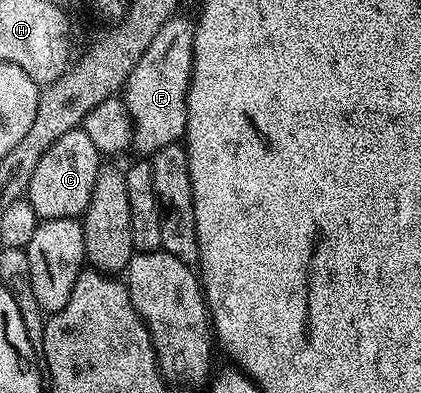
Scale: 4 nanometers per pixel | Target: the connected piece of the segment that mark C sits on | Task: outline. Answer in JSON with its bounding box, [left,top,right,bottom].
[25,129,101,220]

